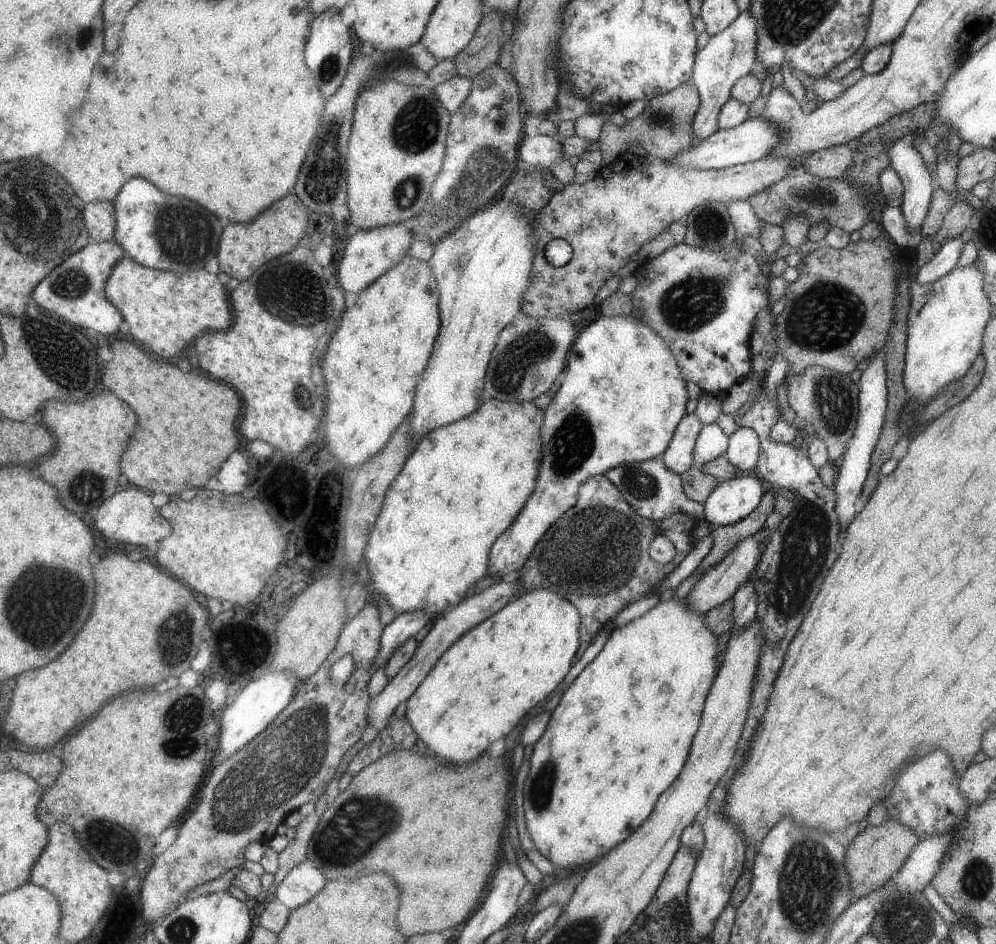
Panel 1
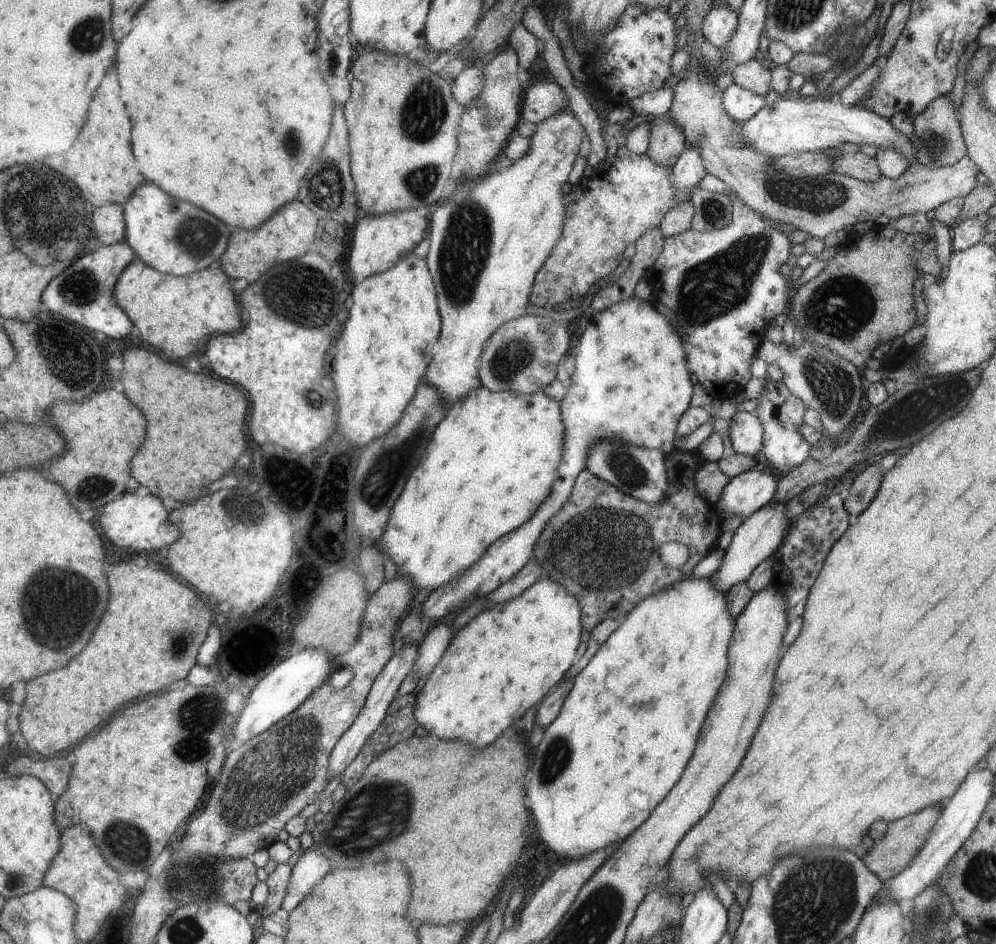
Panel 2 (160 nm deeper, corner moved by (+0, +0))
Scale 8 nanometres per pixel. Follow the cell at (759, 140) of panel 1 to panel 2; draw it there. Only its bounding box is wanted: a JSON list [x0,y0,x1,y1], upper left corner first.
[740,98,919,168]

